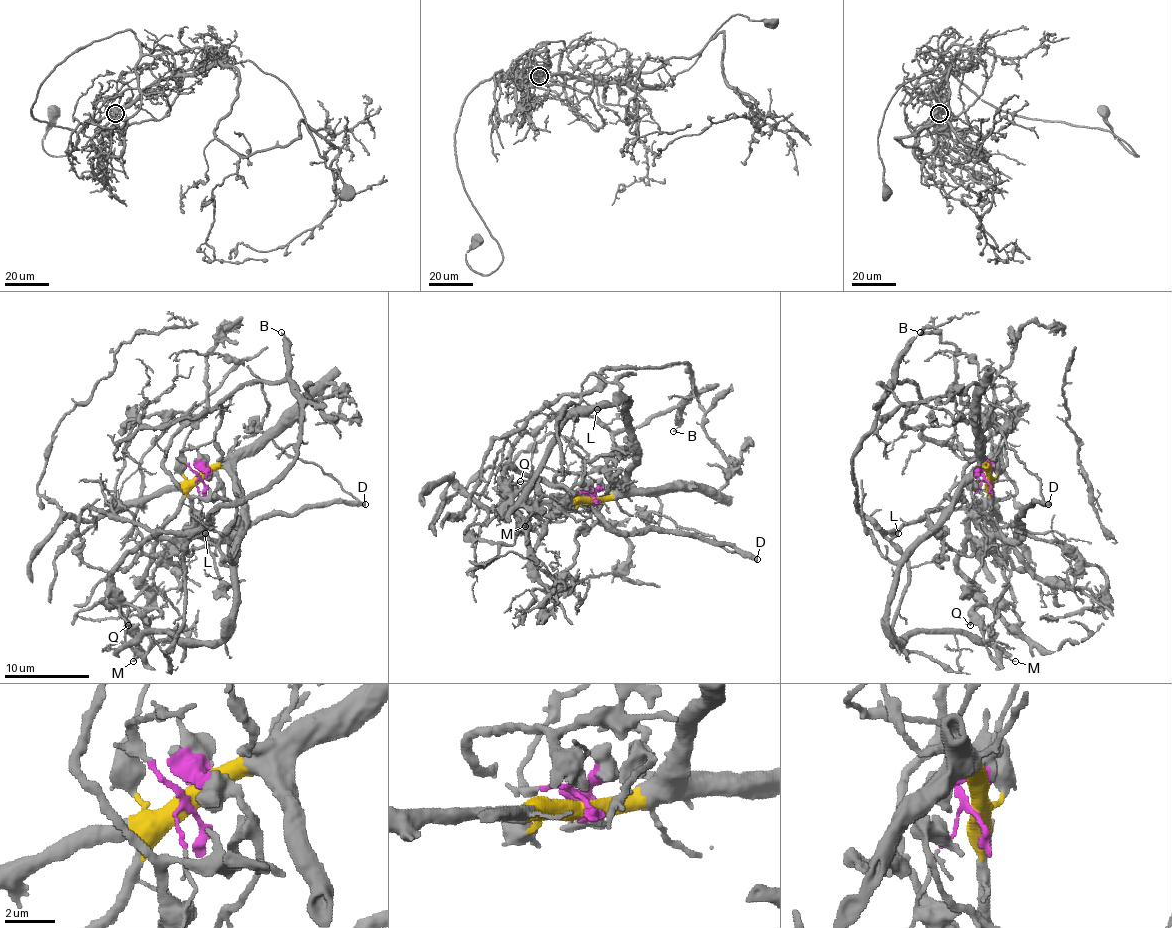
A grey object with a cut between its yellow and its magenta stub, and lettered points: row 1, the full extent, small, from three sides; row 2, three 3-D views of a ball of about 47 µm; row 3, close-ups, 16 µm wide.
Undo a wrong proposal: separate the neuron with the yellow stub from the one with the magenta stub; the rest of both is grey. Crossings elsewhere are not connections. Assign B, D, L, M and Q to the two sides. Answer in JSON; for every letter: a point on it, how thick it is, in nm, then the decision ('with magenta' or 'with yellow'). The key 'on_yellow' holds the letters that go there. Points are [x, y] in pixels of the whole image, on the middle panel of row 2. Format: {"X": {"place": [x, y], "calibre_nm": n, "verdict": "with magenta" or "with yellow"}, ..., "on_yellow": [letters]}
{"B": {"place": [673, 431], "calibre_nm": 100, "verdict": "with magenta"}, "D": {"place": [757, 559], "calibre_nm": 460, "verdict": "with magenta"}, "L": {"place": [597, 409], "calibre_nm": 110, "verdict": "with magenta"}, "M": {"place": [525, 526], "calibre_nm": 110, "verdict": "with magenta"}, "Q": {"place": [520, 481], "calibre_nm": 200, "verdict": "with magenta"}, "on_yellow": []}

